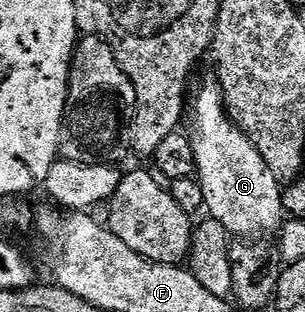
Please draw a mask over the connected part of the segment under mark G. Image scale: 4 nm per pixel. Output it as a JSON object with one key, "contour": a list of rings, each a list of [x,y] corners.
{"contour":[[[210,80],[203,84],[198,99],[195,102],[193,99],[192,114],[193,110],[192,148],[198,165],[196,177],[204,188],[205,209],[209,217],[219,221],[230,236],[273,235],[284,221],[283,187],[278,178],[272,176],[272,168],[264,156],[260,156],[252,140],[248,140],[246,133],[230,119],[217,81]]]}

